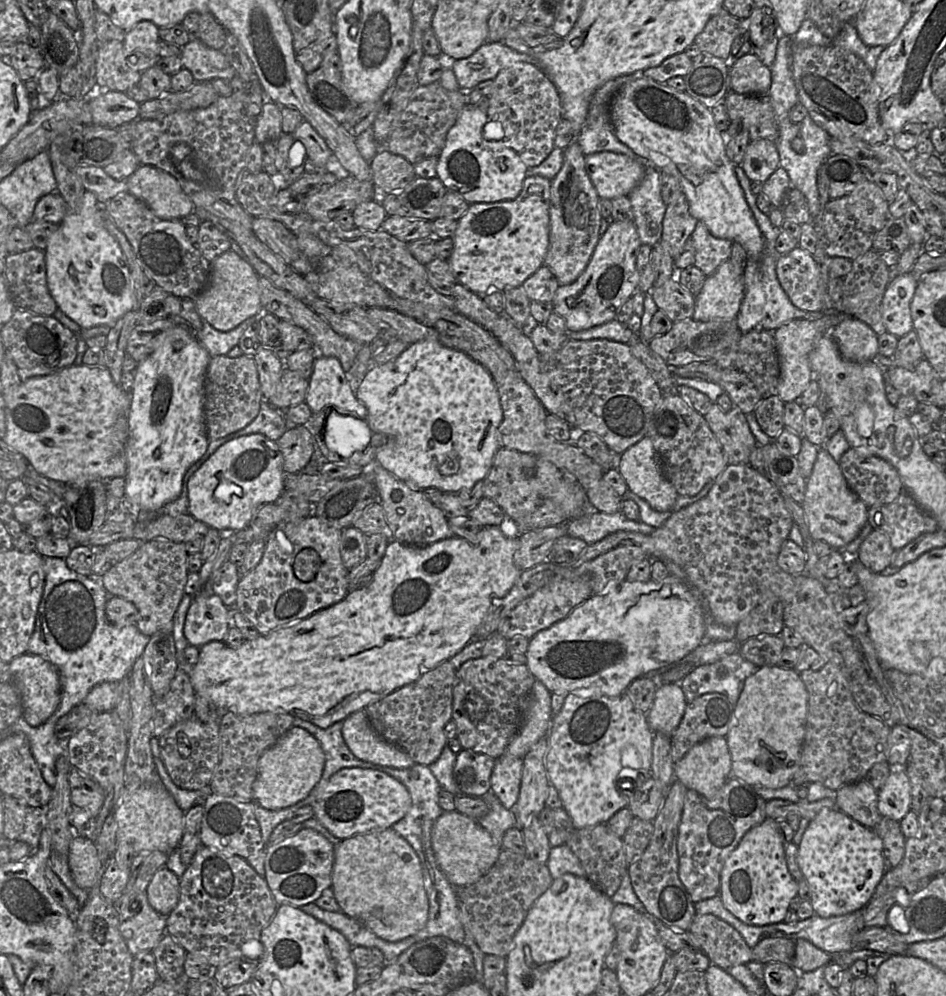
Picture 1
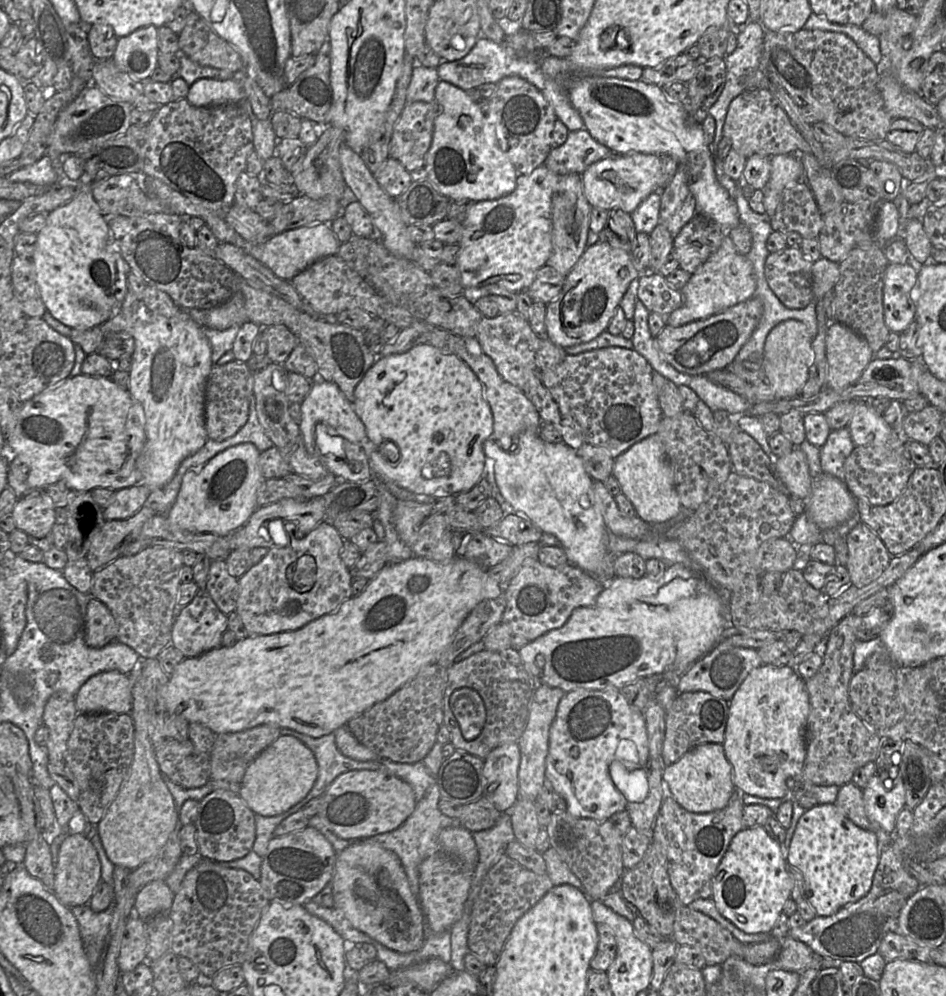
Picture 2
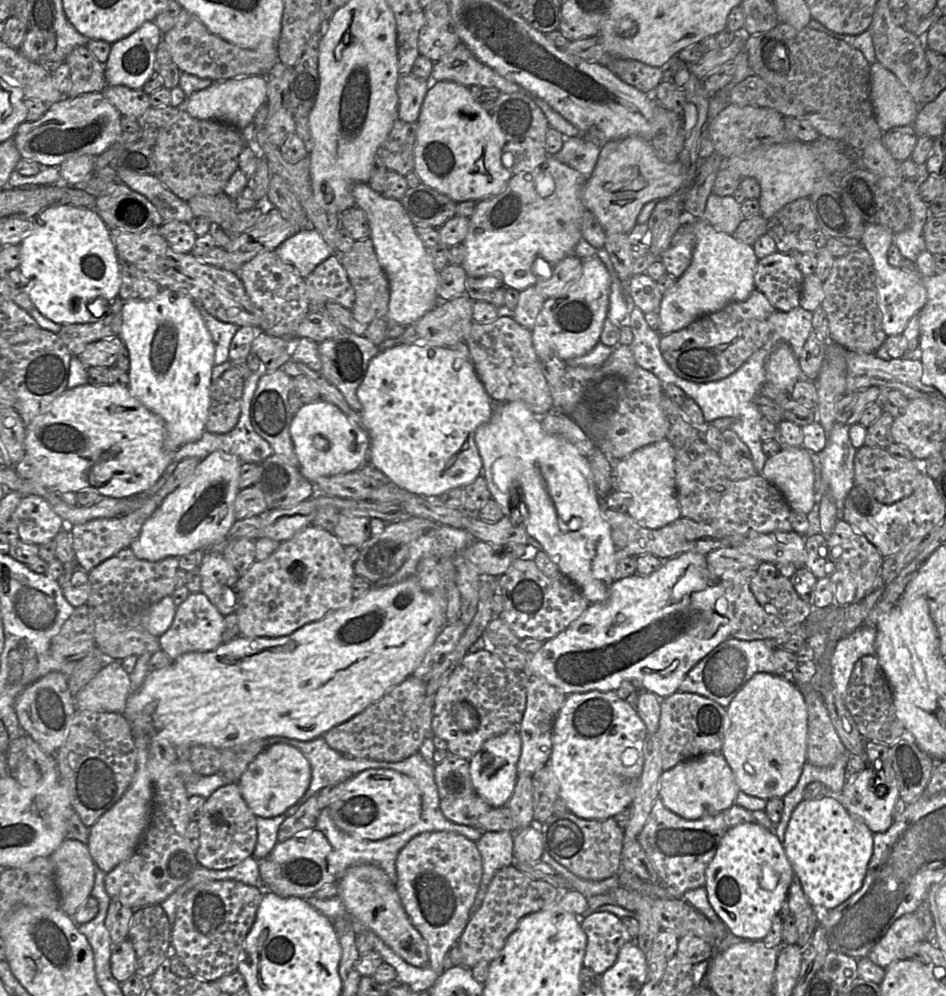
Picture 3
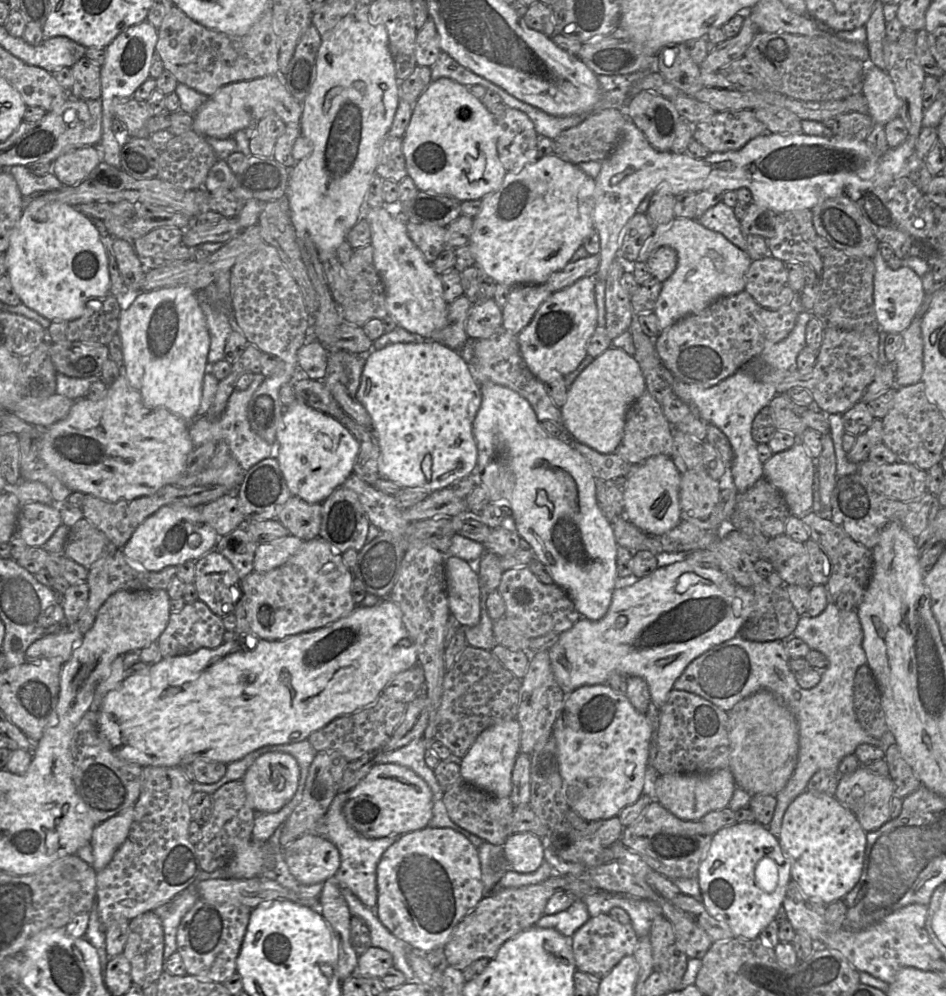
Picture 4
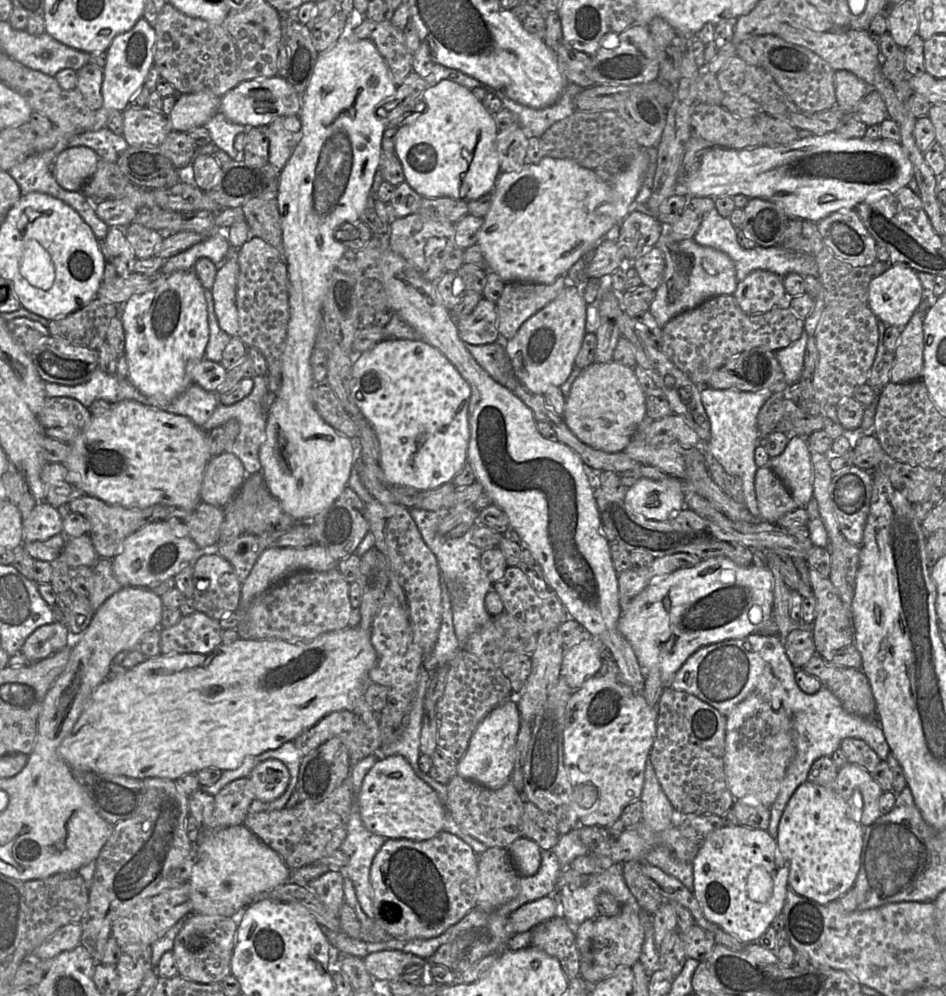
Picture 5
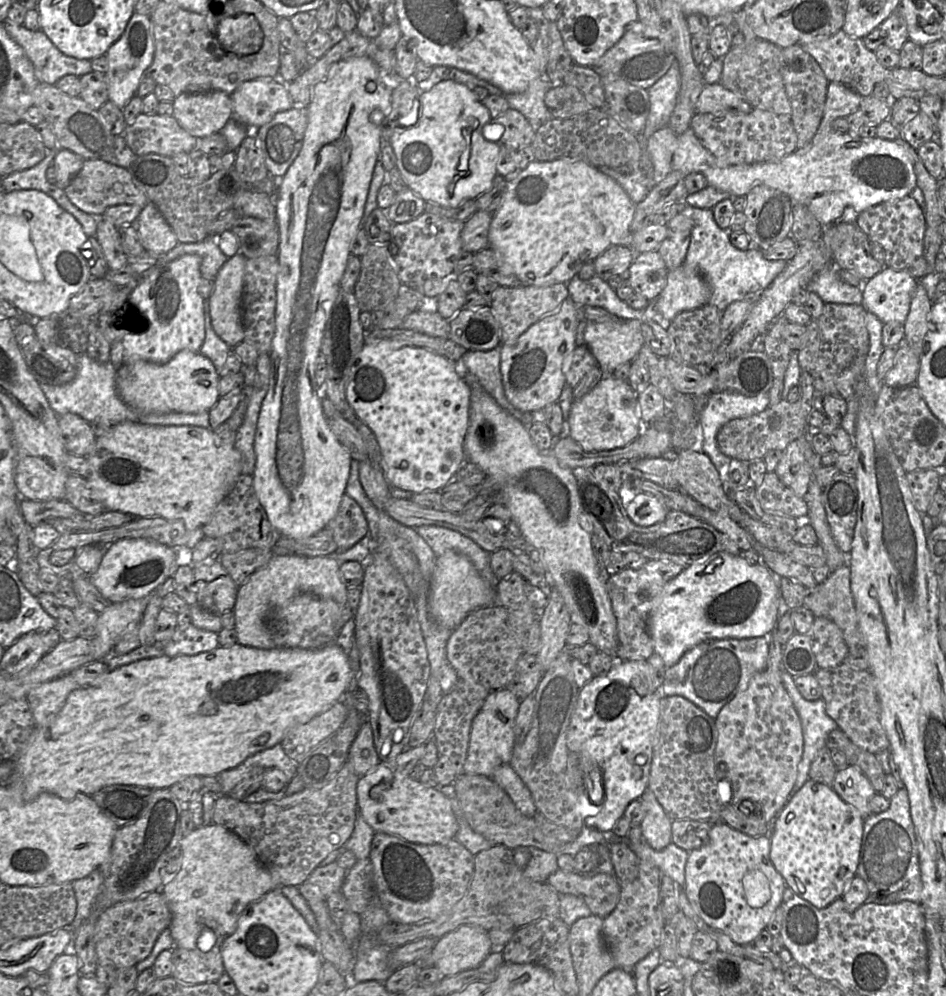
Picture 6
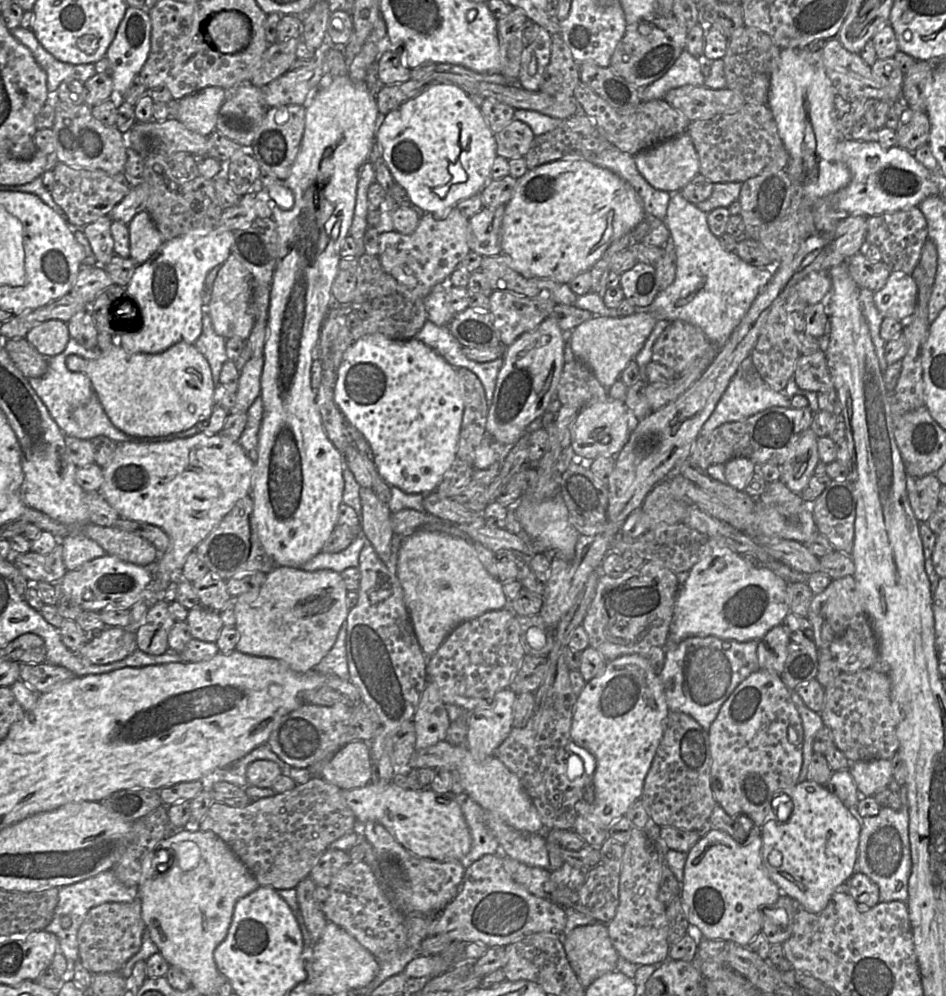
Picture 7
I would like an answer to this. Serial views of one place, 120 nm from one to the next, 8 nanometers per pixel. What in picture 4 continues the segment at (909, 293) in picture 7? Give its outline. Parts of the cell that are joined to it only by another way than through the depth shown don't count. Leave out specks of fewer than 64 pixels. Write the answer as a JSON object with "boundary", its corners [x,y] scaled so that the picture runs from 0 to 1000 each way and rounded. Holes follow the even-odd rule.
{"boundary":[[[929,251],[922,260],[925,267],[923,303],[930,331],[955,334],[962,327],[979,297],[975,280],[959,267],[948,271],[940,269]]]}

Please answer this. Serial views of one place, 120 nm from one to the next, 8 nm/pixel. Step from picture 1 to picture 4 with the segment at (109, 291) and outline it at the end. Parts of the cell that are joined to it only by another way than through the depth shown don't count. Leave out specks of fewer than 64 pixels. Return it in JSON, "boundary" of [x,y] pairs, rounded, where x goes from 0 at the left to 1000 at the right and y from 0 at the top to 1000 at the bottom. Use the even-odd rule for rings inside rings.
{"boundary":[[[36,198],[25,208],[5,253],[7,276],[23,305],[53,322],[78,321],[89,315],[92,302],[115,295],[114,259],[104,231],[95,219],[75,206]]]}

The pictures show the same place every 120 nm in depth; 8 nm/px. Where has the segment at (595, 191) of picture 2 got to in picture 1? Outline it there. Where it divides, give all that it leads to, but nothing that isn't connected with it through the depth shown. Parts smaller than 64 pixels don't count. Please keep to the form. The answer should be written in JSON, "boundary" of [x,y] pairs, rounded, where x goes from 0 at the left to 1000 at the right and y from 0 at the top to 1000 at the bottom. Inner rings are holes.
{"boundary":[[[643,152],[618,157],[618,168],[633,199],[644,201],[664,197],[683,172],[680,161]]]}

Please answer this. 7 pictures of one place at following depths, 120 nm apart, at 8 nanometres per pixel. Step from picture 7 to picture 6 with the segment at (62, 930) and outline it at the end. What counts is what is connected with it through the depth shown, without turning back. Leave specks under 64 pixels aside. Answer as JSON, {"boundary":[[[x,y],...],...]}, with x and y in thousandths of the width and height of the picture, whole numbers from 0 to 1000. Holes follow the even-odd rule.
{"boundary":[[[105,872],[98,873],[90,882],[76,885],[76,891],[81,905],[80,919],[73,931],[76,935],[80,935],[87,926],[95,919],[108,888],[109,878]]]}

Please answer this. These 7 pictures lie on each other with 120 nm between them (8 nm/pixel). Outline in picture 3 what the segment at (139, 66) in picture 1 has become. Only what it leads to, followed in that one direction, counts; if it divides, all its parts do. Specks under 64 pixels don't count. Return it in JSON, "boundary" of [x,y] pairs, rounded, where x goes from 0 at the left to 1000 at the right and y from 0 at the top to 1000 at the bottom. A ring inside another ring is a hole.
{"boundary":[[[155,21],[137,35],[121,42],[110,64],[112,85],[150,89],[155,79],[164,71],[165,50],[171,37],[172,34],[166,24]]]}

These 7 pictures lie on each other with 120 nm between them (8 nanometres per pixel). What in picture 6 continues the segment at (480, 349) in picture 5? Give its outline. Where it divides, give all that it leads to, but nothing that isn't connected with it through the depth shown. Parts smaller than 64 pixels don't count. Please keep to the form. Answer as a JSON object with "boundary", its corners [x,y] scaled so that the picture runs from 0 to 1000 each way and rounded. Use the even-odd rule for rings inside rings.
{"boundary":[[[530,345],[516,352],[494,351],[486,359],[485,367],[503,378],[508,388],[532,412],[555,428],[561,428],[563,426],[562,418],[545,411],[533,396],[529,361]]]}

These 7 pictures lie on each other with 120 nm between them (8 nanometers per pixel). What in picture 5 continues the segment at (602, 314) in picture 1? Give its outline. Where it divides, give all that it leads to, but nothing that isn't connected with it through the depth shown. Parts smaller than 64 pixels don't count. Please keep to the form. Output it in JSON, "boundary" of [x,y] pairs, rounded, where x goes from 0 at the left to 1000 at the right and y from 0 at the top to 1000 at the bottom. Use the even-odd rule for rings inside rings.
{"boundary":[[[599,284],[586,301],[558,319],[550,327],[544,337],[533,344],[533,351],[539,361],[545,380],[559,393],[575,396],[581,388],[592,388],[599,382],[619,335],[619,310],[621,304],[616,298],[616,289]]]}

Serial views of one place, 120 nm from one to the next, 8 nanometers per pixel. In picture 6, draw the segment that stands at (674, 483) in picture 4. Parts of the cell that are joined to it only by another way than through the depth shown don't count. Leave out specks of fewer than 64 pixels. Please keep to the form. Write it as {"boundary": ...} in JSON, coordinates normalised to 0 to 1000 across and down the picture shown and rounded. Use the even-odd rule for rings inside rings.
{"boundary":[[[674,494],[661,506],[661,513],[670,526],[685,529],[702,523],[707,512],[695,499]]]}

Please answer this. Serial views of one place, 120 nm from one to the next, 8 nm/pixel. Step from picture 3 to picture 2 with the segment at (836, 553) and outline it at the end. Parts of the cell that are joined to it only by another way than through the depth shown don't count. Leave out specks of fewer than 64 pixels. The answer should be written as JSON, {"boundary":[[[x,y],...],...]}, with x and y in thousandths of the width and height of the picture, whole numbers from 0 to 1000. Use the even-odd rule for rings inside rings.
{"boundary":[[[907,525],[894,538],[896,563],[894,570],[900,586],[912,589],[931,578],[943,558],[931,540],[914,525]]]}

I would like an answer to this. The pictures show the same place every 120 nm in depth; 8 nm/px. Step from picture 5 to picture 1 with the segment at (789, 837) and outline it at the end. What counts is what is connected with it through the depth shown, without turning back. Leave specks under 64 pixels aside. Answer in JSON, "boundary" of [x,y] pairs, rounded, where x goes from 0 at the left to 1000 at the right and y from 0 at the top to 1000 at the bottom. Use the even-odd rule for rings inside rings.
{"boundary":[[[885,811],[870,812],[856,824],[844,848],[842,866],[854,886],[860,917],[870,922],[912,913],[938,874],[932,842]]]}

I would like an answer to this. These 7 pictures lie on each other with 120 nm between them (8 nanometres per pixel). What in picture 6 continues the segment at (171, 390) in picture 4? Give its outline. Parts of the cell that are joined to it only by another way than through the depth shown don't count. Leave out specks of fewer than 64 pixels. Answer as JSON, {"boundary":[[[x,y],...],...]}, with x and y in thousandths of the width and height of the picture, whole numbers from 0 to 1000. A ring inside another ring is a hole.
{"boundary":[[[206,255],[193,256],[172,268],[164,268],[154,277],[148,277],[134,303],[131,306],[130,328],[134,334],[128,341],[131,348],[131,364],[153,361],[162,364],[175,364],[186,354],[198,350],[210,353],[217,340],[216,300],[210,294],[212,282],[212,259]]]}

